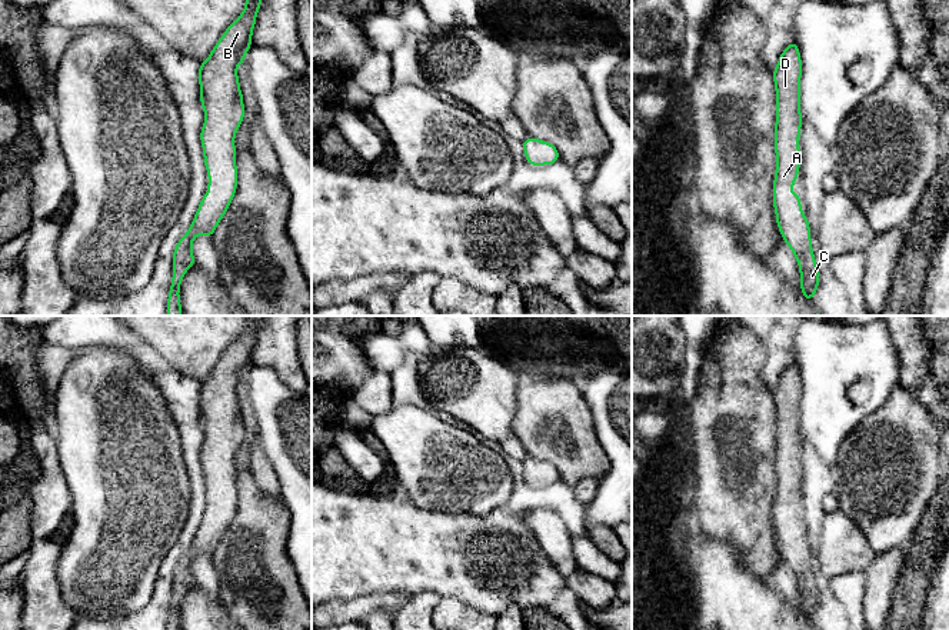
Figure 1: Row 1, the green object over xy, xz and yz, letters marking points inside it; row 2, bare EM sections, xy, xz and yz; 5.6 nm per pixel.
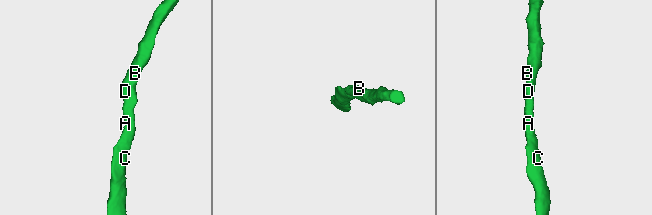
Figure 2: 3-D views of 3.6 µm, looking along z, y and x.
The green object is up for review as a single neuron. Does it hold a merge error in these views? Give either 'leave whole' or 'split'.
leave whole

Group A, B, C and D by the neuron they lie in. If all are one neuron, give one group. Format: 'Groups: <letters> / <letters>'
Groups: A B C D

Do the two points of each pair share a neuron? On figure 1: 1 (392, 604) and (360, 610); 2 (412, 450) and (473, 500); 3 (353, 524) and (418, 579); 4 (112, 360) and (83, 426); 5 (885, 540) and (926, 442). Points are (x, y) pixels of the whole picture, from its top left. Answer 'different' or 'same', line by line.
1: same
2: same
3: same
4: same
5: same

